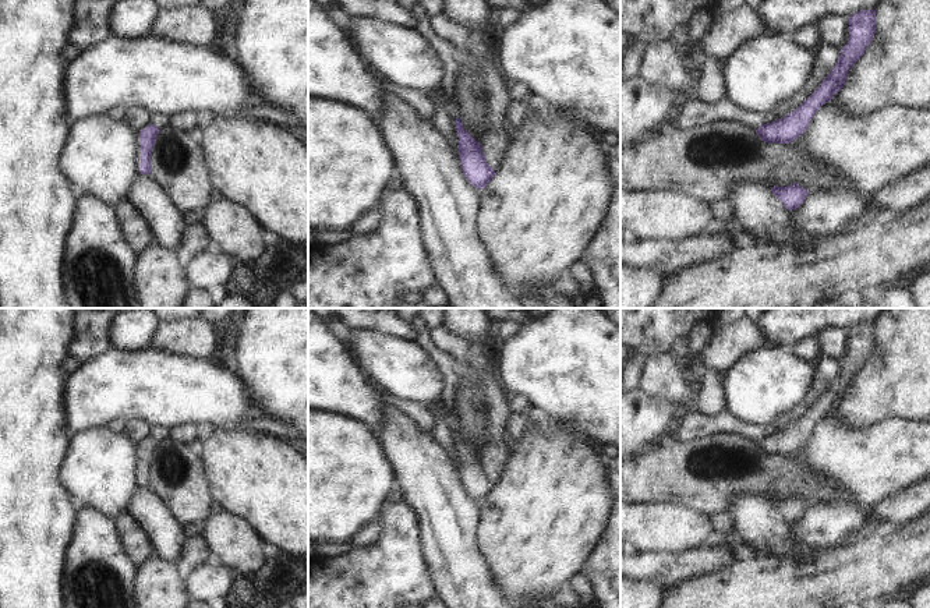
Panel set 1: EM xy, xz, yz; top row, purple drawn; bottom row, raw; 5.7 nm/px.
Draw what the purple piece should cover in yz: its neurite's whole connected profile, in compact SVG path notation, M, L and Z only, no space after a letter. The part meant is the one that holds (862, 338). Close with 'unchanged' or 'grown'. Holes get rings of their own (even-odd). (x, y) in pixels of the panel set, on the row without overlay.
M860 322L849 329L849 350L832 383L820 399L793 424L772 435L760 438L756 445L764 455L791 456L809 439L817 423L839 404L851 379L864 367L876 346L876 322Z | unchanged

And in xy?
M149 436L139 443L141 466L139 466L139 482L141 487L151 487L151 467L160 442L155 436Z | unchanged

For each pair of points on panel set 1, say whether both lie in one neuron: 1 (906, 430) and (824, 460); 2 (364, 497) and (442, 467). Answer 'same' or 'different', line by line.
1: same
2: different

